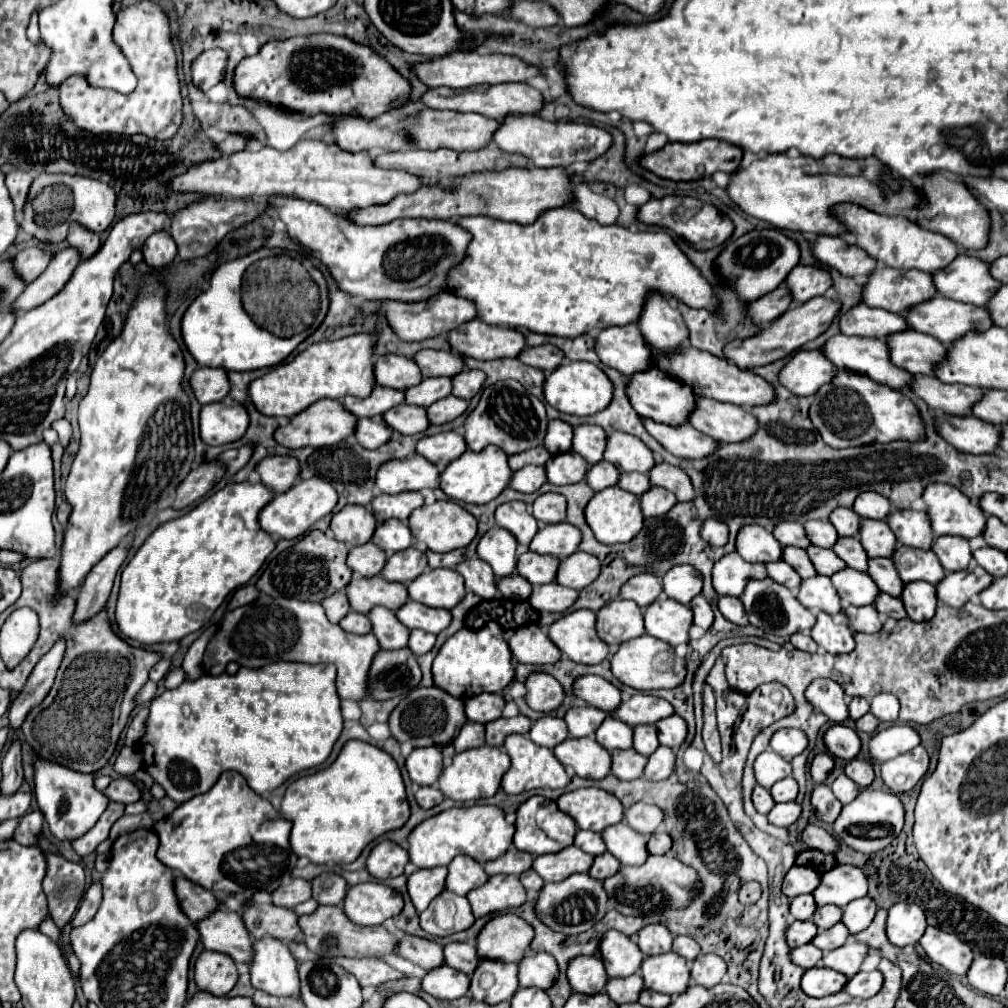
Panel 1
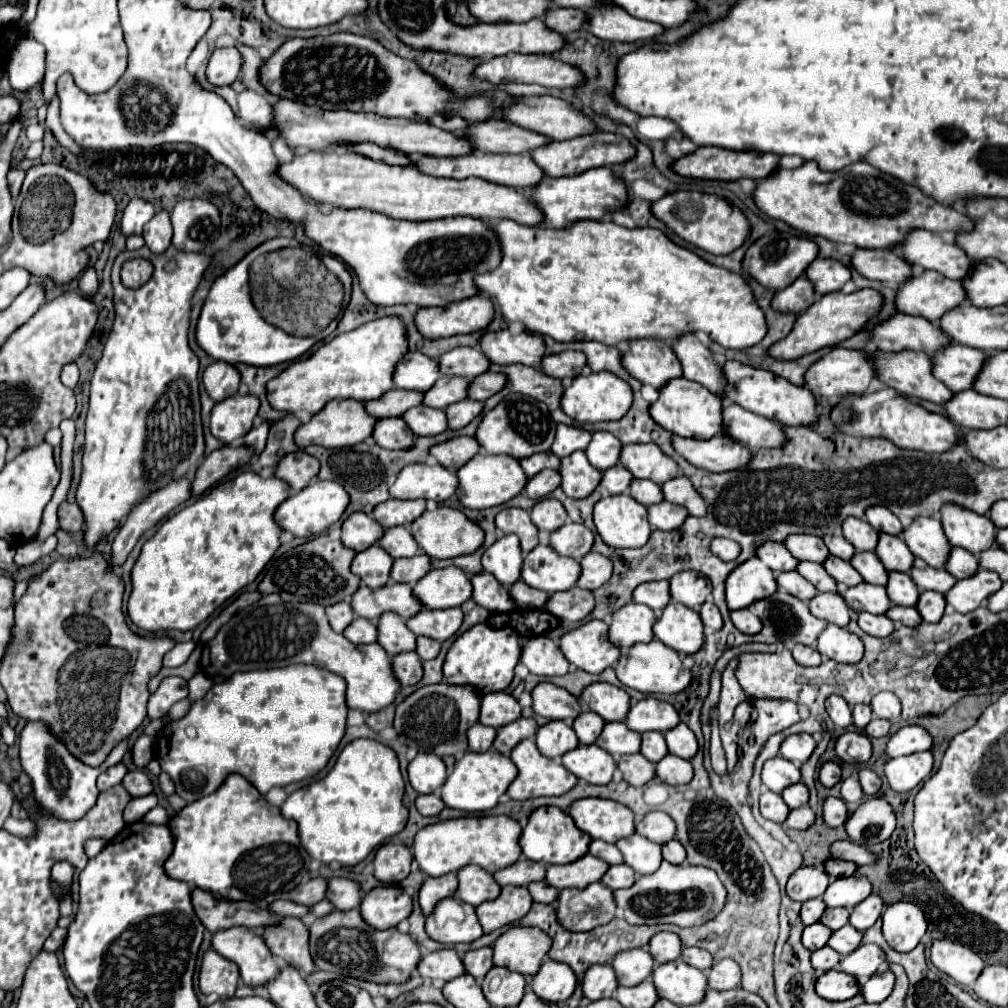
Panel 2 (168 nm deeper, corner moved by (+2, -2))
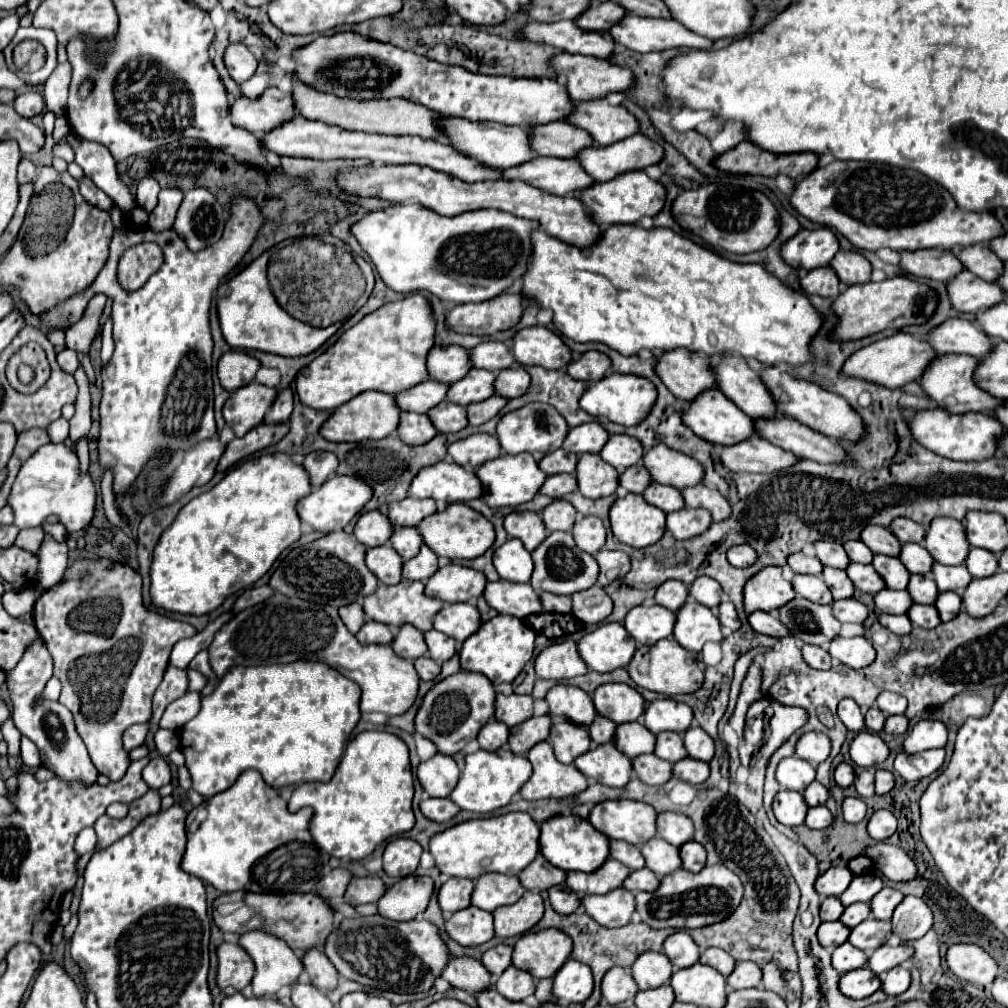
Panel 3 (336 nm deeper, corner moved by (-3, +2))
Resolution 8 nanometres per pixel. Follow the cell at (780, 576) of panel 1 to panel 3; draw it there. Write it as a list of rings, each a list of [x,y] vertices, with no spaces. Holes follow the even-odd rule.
[[[794,575],[792,587],[800,597],[804,597],[808,601],[814,601],[820,605],[832,605],[832,601],[834,601],[828,585],[824,583],[824,579],[820,575]]]

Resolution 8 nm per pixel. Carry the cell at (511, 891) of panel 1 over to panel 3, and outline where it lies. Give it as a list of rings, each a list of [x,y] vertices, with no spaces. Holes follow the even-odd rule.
[[[526,891],[524,897],[516,905],[508,905],[504,909],[496,909],[494,927],[496,937],[520,937],[528,933],[544,915],[544,901],[540,893]]]

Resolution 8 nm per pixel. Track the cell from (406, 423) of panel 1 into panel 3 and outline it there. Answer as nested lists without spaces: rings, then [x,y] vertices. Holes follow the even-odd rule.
[[[442,401],[436,409],[430,409],[428,415],[440,433],[456,433],[468,425],[466,409],[462,405],[454,405],[450,401]]]

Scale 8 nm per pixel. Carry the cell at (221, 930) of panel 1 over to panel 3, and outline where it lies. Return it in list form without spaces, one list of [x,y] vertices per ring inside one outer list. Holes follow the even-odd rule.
[[[244,933],[240,945],[256,963],[256,975],[252,979],[254,997],[276,995],[280,987],[294,985],[304,969],[302,959],[284,941],[268,933]]]

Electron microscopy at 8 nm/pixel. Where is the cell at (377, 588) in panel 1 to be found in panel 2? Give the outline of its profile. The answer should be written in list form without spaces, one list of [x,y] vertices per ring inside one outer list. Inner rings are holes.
[[[393,583],[379,589],[369,589],[367,585],[361,585],[353,593],[351,607],[357,617],[377,621],[377,617],[385,611],[395,611],[403,619],[413,617],[421,609],[421,603],[417,597],[413,597],[413,591],[407,583]]]

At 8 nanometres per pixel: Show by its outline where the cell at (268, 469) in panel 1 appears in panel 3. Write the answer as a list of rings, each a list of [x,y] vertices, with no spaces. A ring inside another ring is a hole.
[[[314,451],[314,453],[306,455],[302,465],[310,475],[312,489],[320,489],[320,485],[336,473],[338,457],[334,453],[328,453],[328,451]]]

